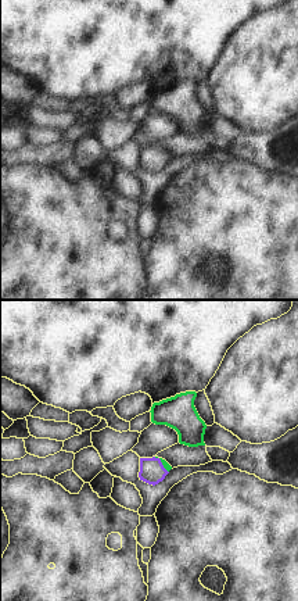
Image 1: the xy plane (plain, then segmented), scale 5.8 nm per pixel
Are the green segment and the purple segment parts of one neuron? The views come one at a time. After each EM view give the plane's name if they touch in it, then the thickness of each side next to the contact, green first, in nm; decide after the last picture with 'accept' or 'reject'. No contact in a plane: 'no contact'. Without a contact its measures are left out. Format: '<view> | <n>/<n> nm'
xy | 40/140 nm

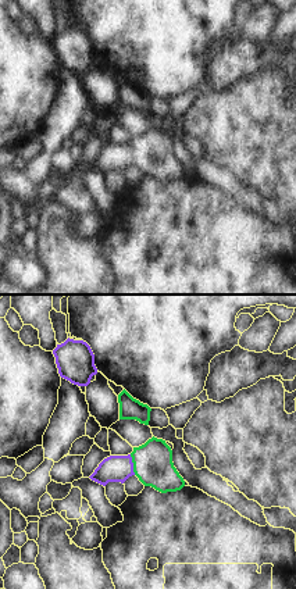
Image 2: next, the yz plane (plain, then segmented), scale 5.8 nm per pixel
yz | 220/160 nm

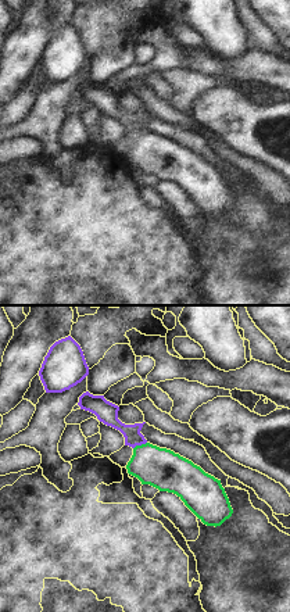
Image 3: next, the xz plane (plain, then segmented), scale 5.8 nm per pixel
xz | 240/110 nm

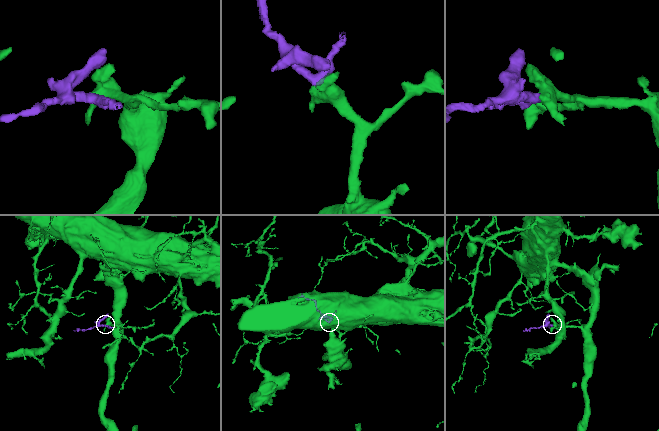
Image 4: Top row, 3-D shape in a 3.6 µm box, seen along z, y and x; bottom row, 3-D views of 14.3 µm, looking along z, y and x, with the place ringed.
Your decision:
accept

